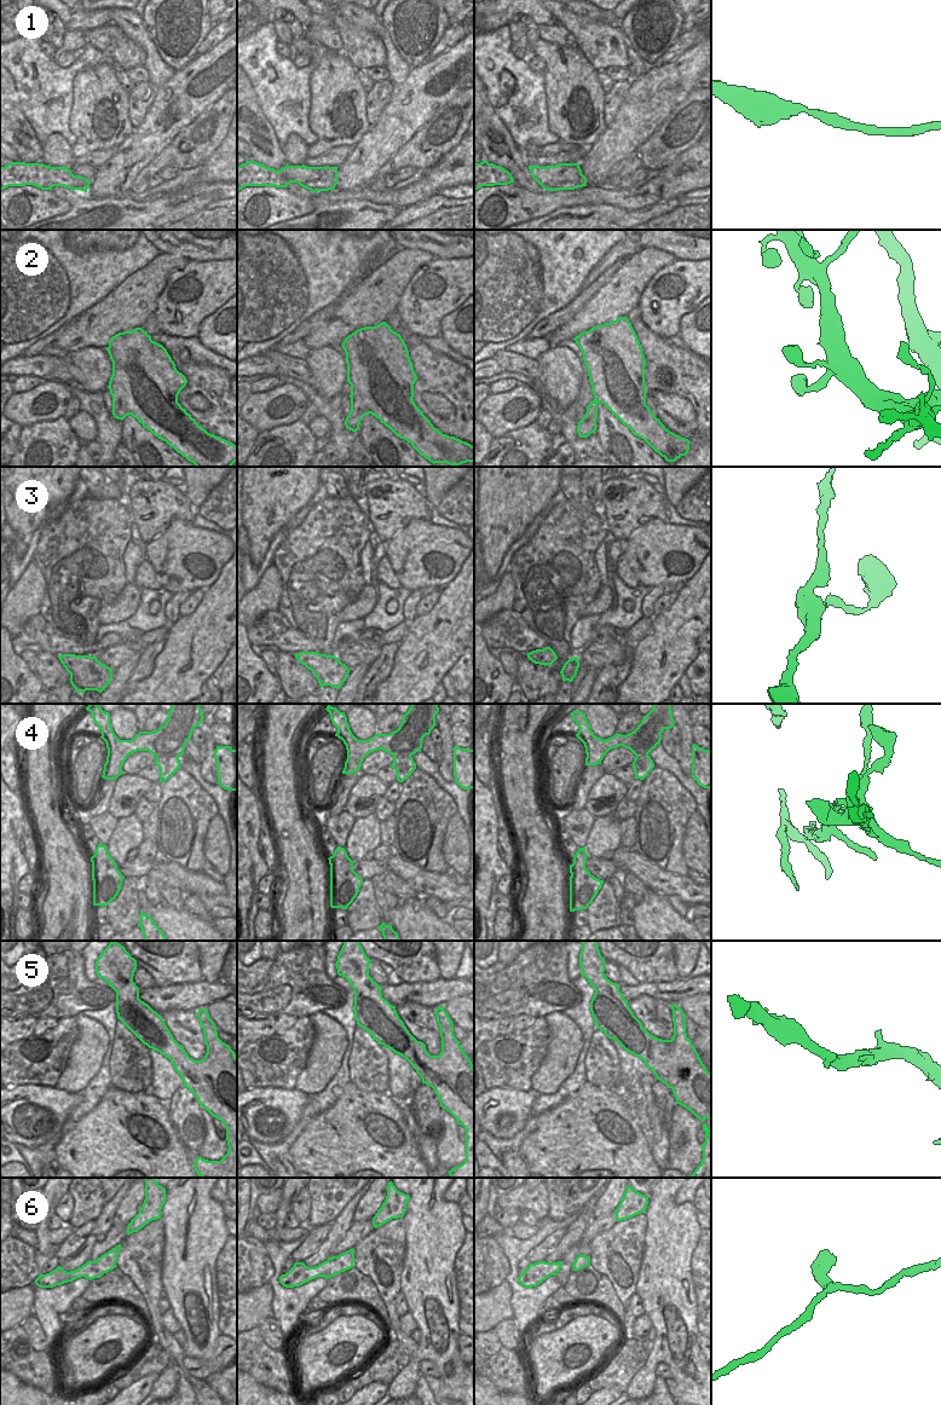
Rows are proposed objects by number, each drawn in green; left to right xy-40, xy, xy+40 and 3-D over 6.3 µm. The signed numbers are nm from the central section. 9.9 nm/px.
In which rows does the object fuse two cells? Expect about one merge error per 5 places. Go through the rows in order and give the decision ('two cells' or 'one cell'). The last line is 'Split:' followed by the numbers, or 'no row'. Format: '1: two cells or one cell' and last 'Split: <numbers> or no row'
1: one cell
2: one cell
3: one cell
4: two cells
5: one cell
6: one cell
Split: 4

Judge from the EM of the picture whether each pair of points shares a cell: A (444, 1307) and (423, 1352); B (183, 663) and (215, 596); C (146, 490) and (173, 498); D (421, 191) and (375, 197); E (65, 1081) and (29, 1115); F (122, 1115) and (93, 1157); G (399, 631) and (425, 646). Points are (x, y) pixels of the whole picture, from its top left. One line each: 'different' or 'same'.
A: same
B: same
C: same
D: same
E: different
F: same
G: different

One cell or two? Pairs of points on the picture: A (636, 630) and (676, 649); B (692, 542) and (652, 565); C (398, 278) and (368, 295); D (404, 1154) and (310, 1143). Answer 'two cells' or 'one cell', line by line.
A: two cells
B: one cell
C: one cell
D: one cell

